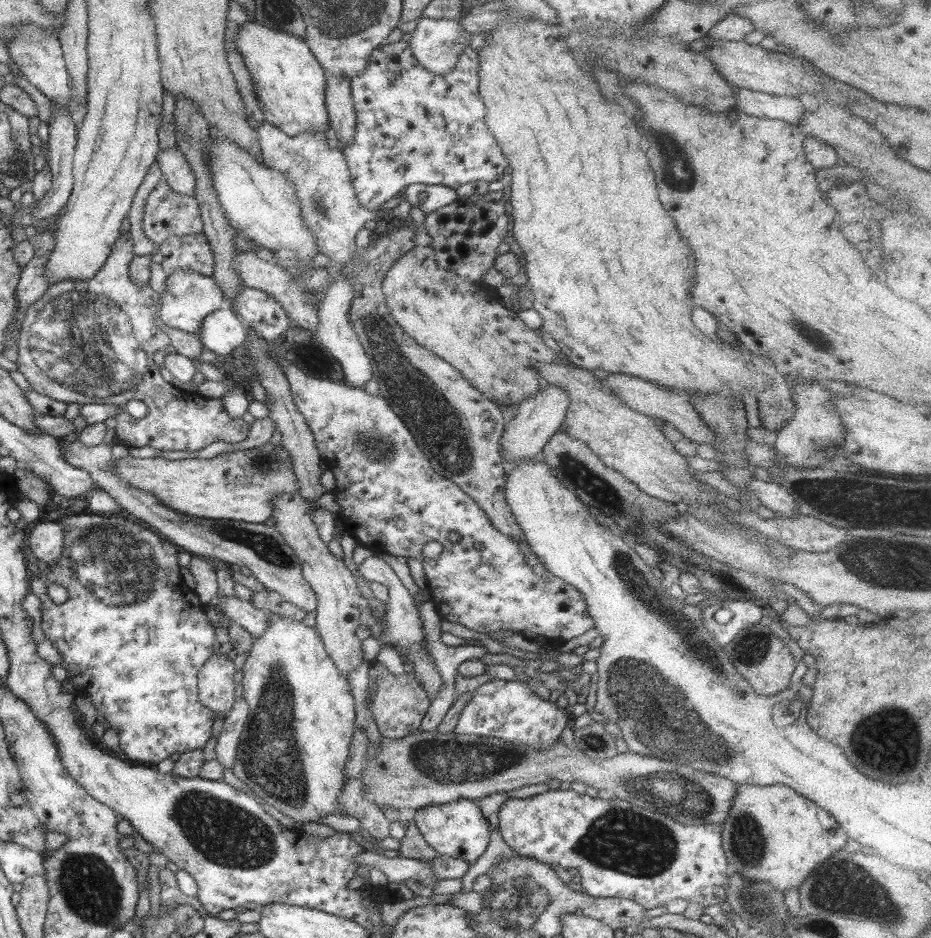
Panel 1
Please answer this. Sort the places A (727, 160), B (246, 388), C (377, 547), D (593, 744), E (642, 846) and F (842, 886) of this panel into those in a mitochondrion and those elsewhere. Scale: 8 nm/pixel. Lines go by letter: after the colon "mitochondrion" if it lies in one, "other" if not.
A: other
B: other
C: other
D: mitochondrion
E: mitochondrion
F: mitochondrion

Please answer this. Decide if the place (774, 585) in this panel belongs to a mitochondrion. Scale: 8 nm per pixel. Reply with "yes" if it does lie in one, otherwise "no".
no

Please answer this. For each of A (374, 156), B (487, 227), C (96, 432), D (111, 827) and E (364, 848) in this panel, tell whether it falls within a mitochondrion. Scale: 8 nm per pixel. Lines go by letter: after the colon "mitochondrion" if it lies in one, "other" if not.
A: other
B: other
C: other
D: other
E: other

